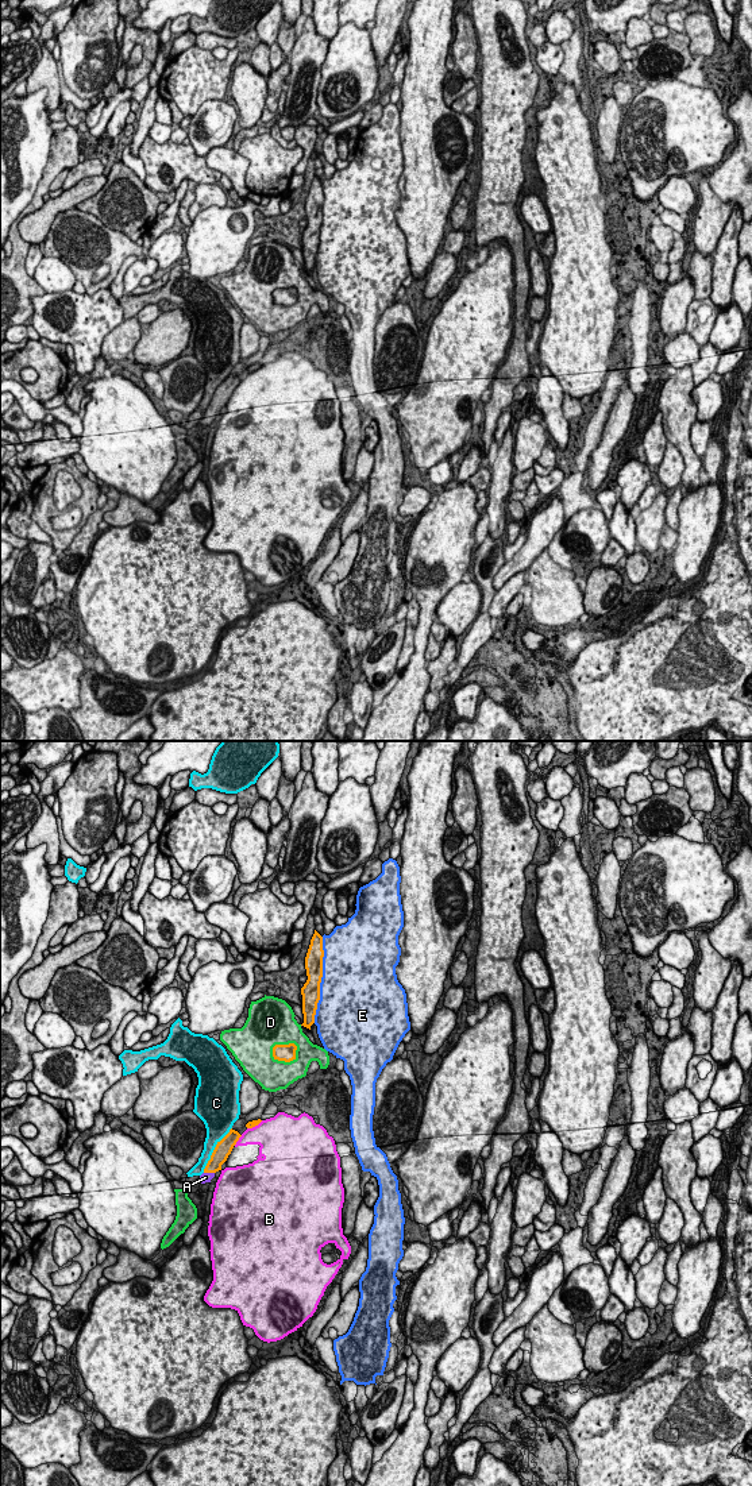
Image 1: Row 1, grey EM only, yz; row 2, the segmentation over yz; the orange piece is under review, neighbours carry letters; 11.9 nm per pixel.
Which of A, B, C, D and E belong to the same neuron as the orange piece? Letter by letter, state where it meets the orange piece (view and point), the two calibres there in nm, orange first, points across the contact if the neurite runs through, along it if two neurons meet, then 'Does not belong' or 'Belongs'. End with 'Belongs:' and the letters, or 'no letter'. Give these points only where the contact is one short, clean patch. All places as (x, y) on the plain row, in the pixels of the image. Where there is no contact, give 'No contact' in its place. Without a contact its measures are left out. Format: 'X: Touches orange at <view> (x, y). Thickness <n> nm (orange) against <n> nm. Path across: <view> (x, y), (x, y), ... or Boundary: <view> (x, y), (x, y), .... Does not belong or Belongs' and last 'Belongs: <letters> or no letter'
A: Touches orange at yz (209, 416). Thickness 190 nm (orange) against 130 nm. Path across: yz (220, 398), (209, 416), (205, 421). Belongs
B: Touches orange at yz (238, 383). Thickness 200 nm (orange) against 220 nm. Does not belong
C: Touches orange at yz (213, 394). Thickness 200 nm (orange) against 240 nm. Does not belong
D: Touches orange at yz (281, 289). Thickness 200 nm (orange) against 480 nm. Does not belong
E: Touches orange at yz (320, 224). Thickness 220 nm (orange) against 480 nm. Does not belong
Belongs: A

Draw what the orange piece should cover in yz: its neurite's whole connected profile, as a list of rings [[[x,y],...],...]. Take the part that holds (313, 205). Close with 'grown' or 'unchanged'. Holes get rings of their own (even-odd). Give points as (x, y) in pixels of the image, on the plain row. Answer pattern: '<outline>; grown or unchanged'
[[[315,174],[305,201],[308,224],[301,232],[304,267],[301,270],[311,274],[315,267],[317,247],[320,244],[320,227],[323,221],[323,181]]]; unchanged

